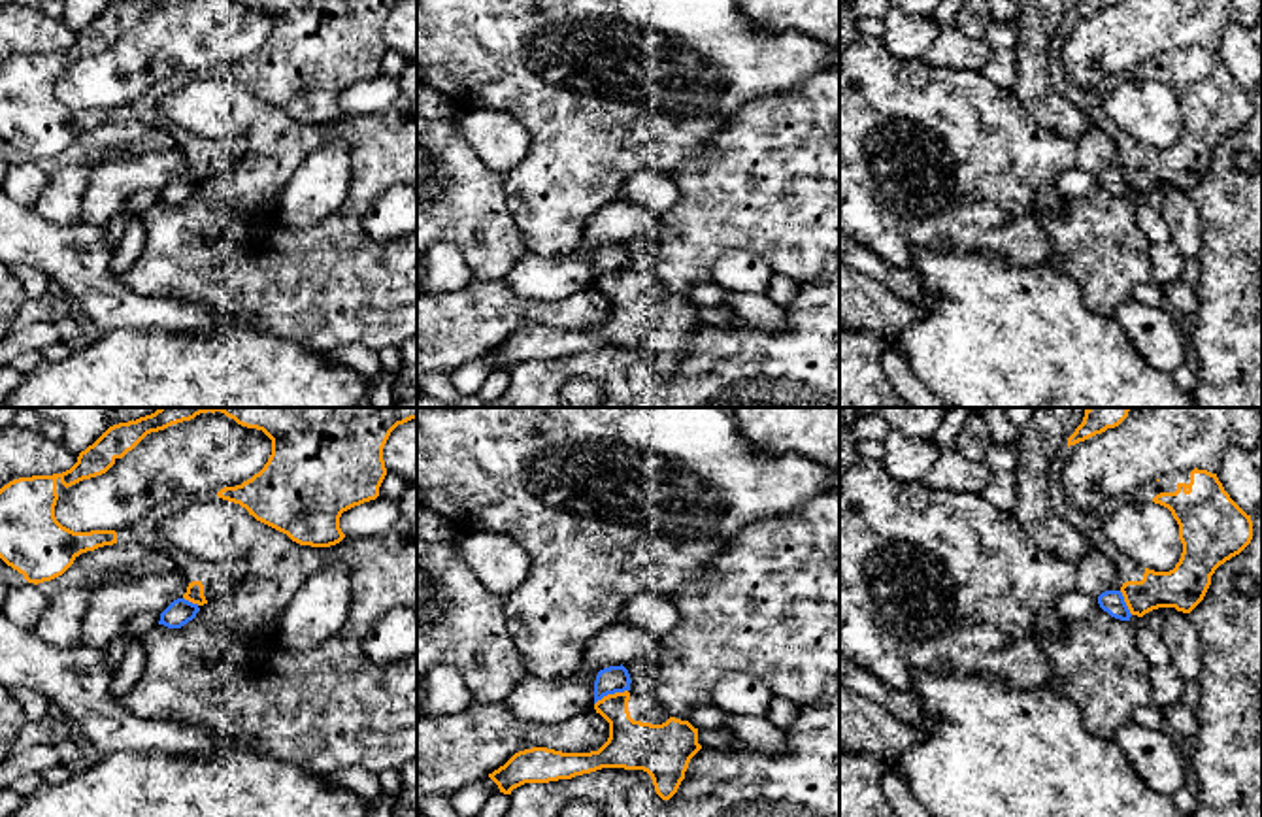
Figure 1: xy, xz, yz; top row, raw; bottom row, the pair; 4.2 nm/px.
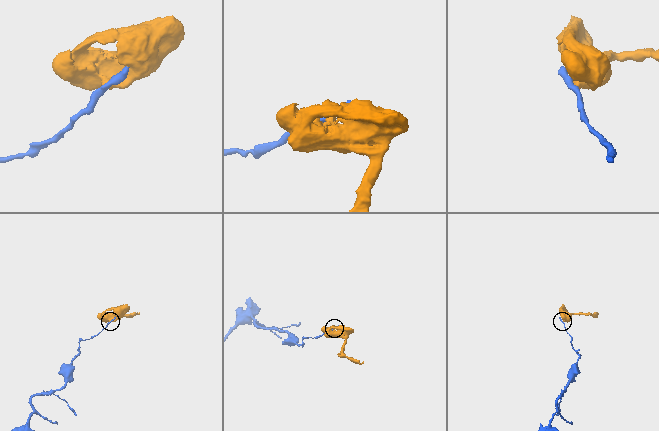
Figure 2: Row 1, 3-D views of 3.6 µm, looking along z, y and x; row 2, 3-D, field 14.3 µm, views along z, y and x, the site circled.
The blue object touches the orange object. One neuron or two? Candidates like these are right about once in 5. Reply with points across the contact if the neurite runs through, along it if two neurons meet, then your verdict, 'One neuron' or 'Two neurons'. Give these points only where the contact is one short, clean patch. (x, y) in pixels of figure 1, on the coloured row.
Boundary: xz (627, 689), (608, 693), (595, 704). Two neurons

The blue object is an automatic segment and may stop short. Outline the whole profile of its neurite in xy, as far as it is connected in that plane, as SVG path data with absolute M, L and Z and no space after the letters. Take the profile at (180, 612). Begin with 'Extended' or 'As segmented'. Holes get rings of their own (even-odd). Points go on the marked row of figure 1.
As segmented. M185 598L174 600L162 613L158 625L168 628L181 628L196 617L200 611L198 604L192 604Z

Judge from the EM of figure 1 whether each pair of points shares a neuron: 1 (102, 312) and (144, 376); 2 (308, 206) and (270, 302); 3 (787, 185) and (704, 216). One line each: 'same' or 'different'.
1: different
2: different
3: same

